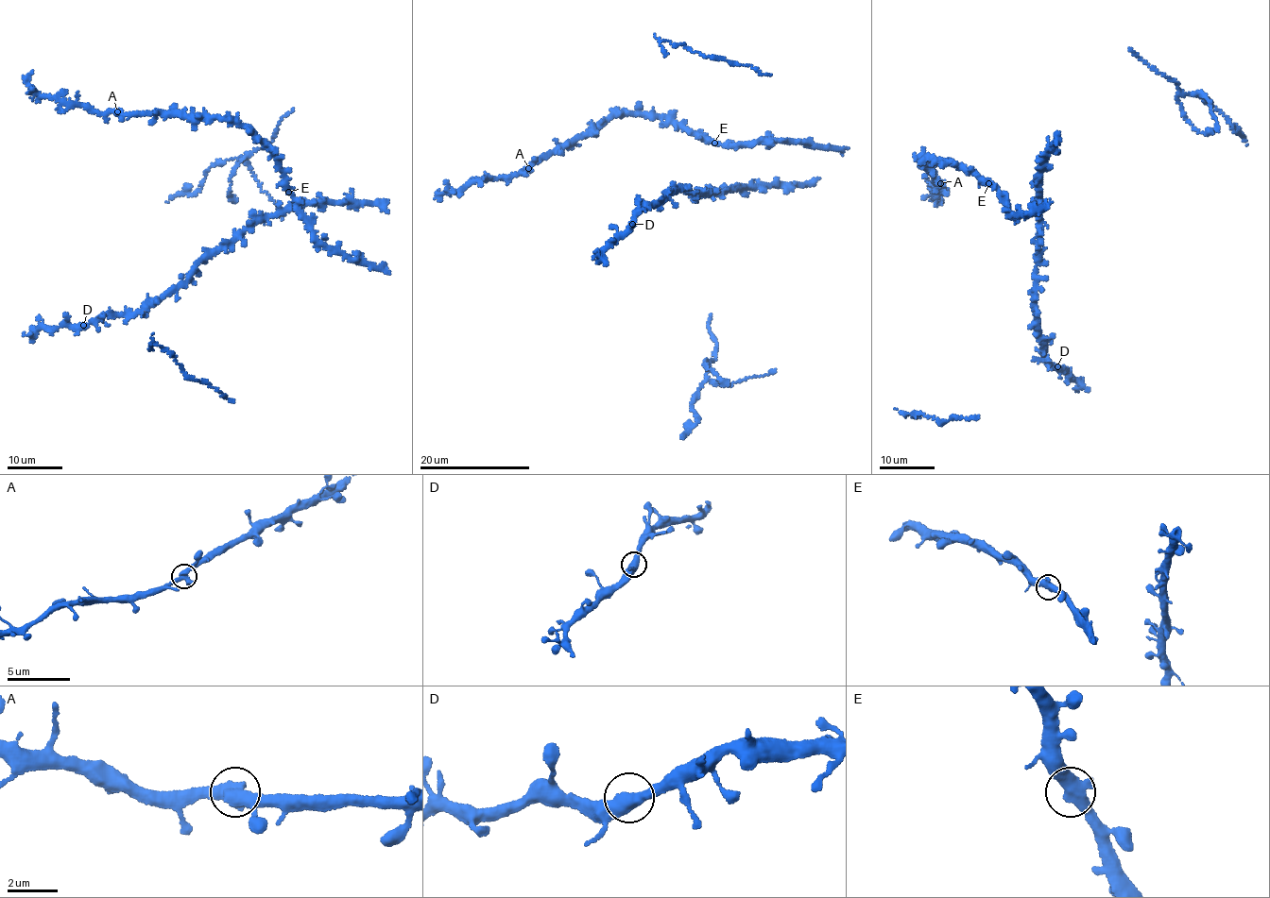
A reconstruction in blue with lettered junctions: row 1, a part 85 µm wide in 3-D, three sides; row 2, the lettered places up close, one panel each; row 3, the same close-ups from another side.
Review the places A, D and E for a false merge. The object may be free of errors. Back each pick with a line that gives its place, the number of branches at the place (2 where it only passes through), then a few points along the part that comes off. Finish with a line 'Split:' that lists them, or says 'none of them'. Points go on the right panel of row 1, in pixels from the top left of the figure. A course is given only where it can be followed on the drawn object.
Split: none of them

